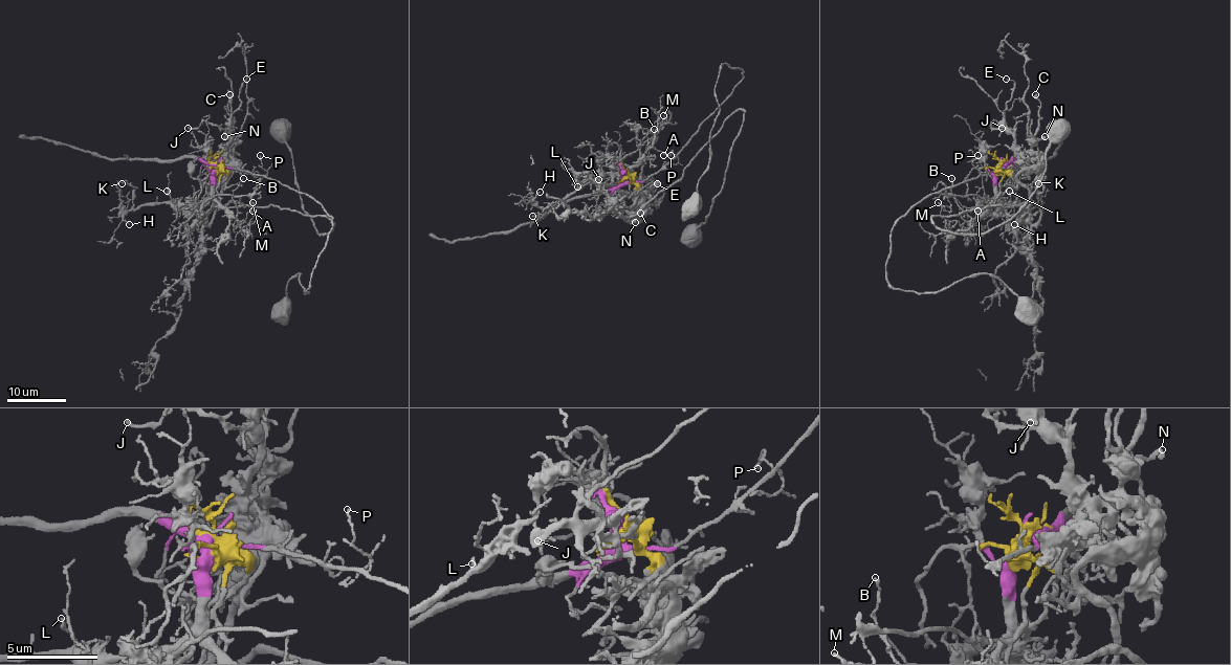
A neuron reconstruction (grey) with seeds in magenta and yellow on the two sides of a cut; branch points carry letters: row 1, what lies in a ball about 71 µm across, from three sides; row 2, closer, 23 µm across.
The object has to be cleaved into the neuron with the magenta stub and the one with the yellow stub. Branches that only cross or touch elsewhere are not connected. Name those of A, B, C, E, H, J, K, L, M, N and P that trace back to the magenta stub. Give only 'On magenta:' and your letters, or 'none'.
On magenta: A, B, H, K, L, M, P

